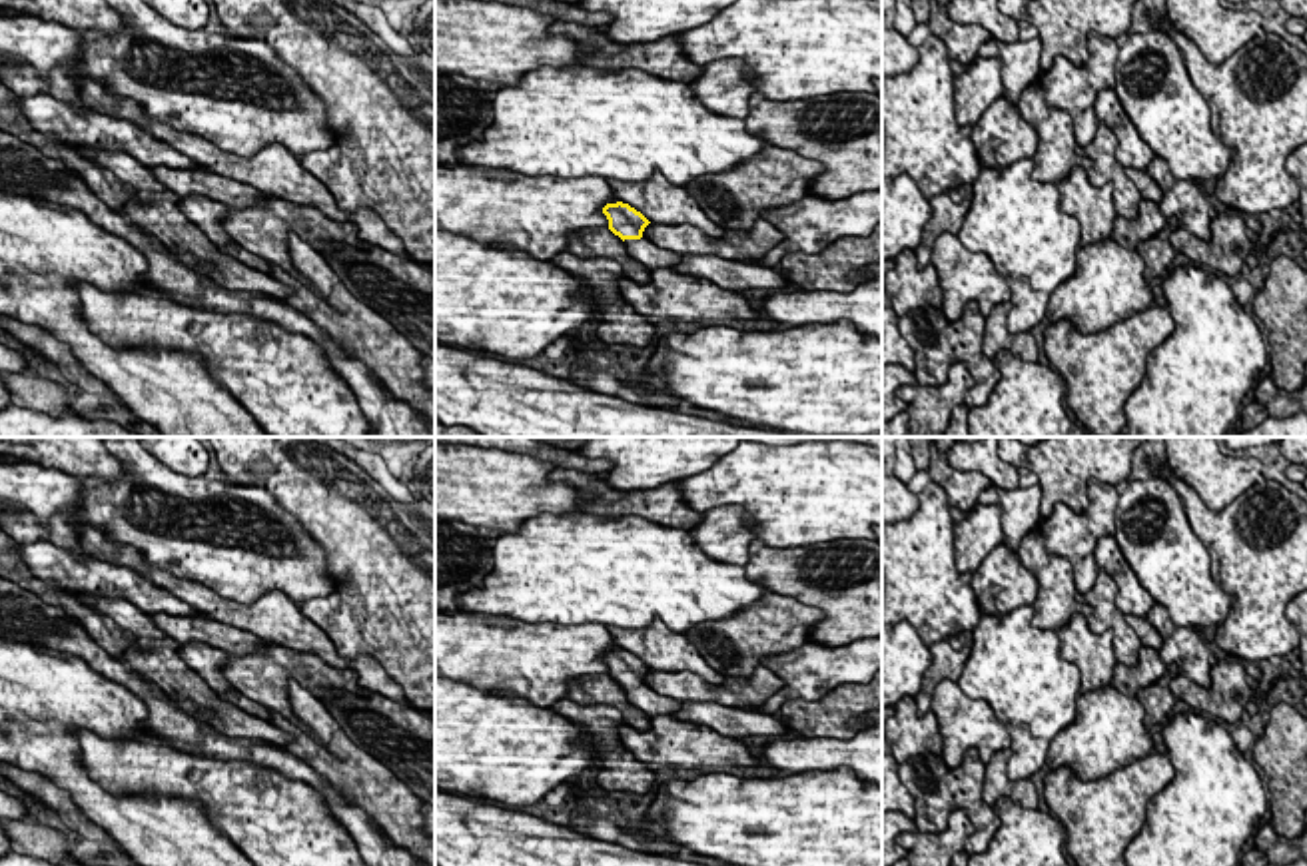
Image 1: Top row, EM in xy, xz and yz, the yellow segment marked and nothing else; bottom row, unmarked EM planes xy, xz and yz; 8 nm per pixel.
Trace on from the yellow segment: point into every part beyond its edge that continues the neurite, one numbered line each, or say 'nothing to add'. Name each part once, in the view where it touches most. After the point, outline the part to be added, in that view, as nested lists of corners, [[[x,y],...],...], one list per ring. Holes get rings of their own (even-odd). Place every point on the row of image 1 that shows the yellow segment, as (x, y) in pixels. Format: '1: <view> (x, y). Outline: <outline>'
1: xz (655, 258). Outline: [[[647,237],[625,239],[625,247],[627,247],[627,255],[635,257],[649,269],[674,267],[680,261],[678,253],[674,253],[670,249],[662,249],[662,247],[654,245],[653,241],[649,241]]]

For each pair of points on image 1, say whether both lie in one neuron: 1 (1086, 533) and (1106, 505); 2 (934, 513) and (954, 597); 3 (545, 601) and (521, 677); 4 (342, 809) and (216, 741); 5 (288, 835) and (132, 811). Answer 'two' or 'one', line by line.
1: one
2: one
3: two
4: one
5: two

